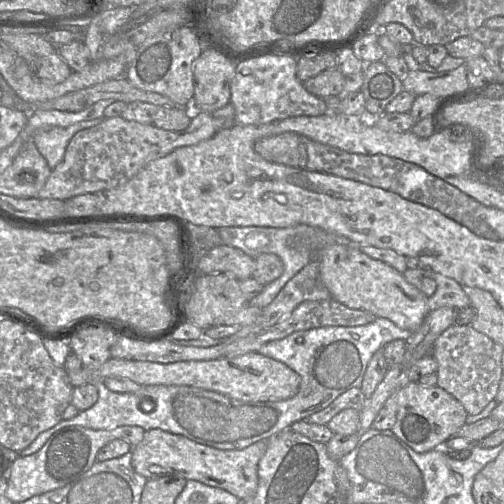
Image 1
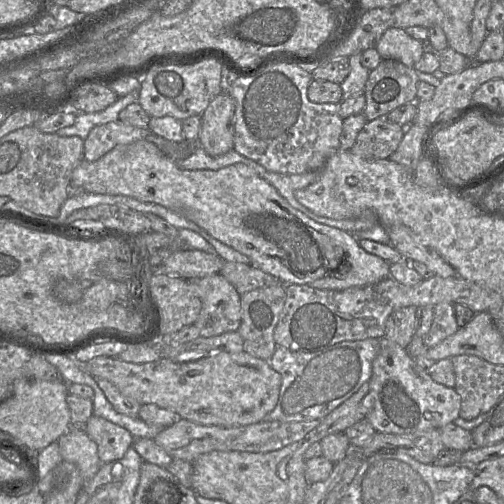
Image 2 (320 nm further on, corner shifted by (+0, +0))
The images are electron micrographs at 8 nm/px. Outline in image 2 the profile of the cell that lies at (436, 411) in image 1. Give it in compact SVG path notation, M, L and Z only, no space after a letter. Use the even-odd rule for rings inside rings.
M384 336L380 338L380 350L372 363L369 385L372 403L365 419L377 433L409 434L440 429L460 416L461 399L455 389L433 381L406 349Z

